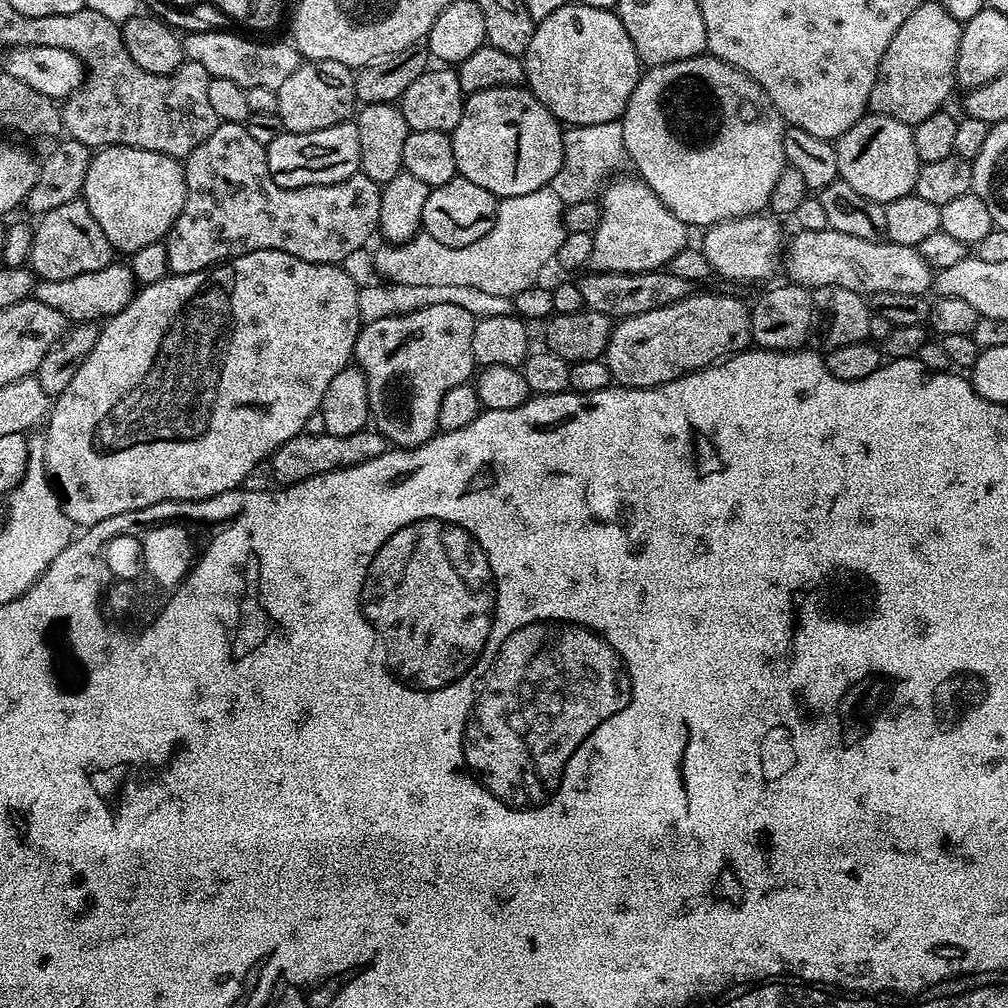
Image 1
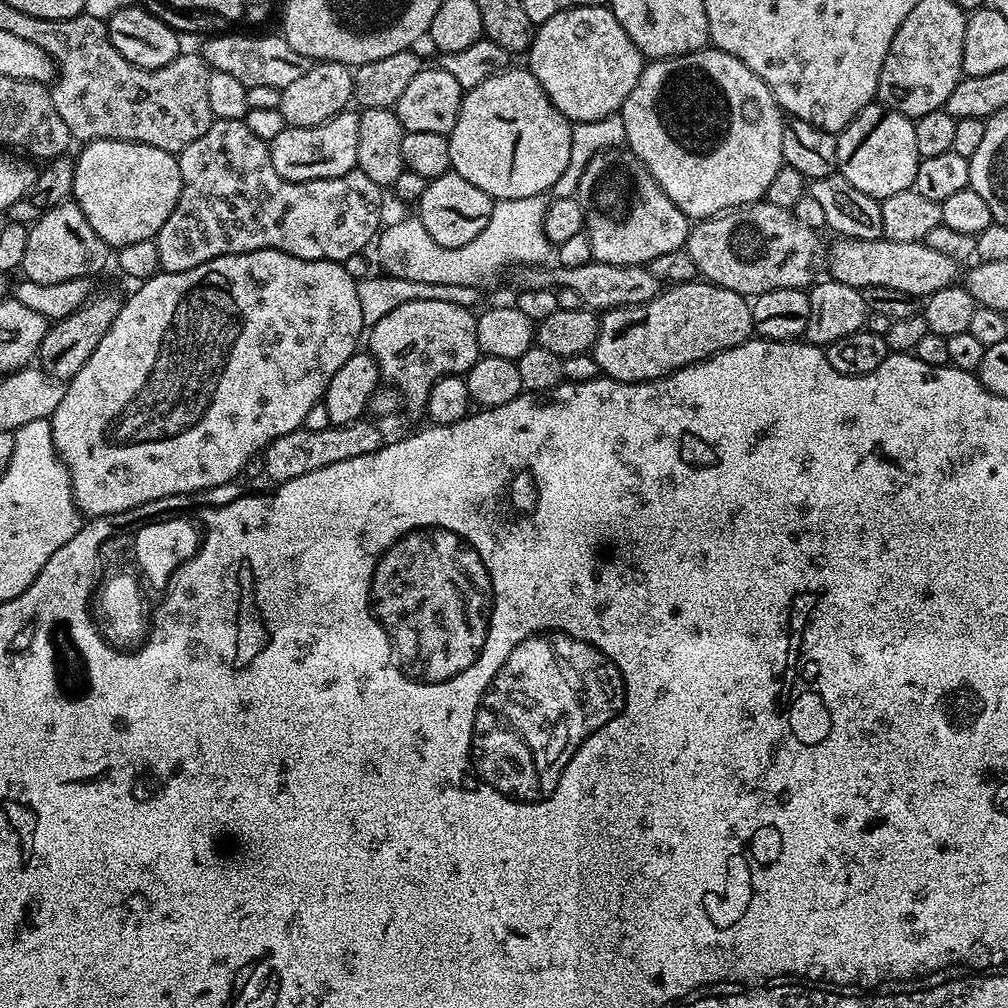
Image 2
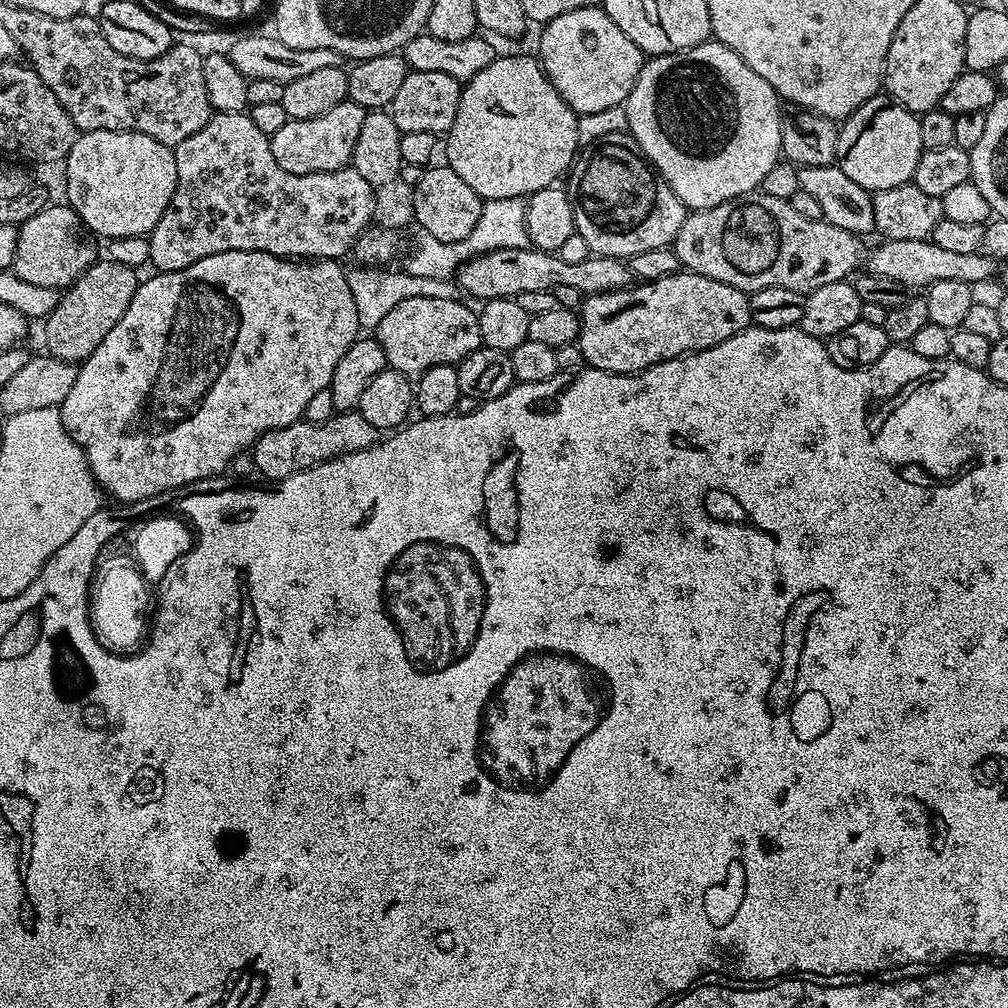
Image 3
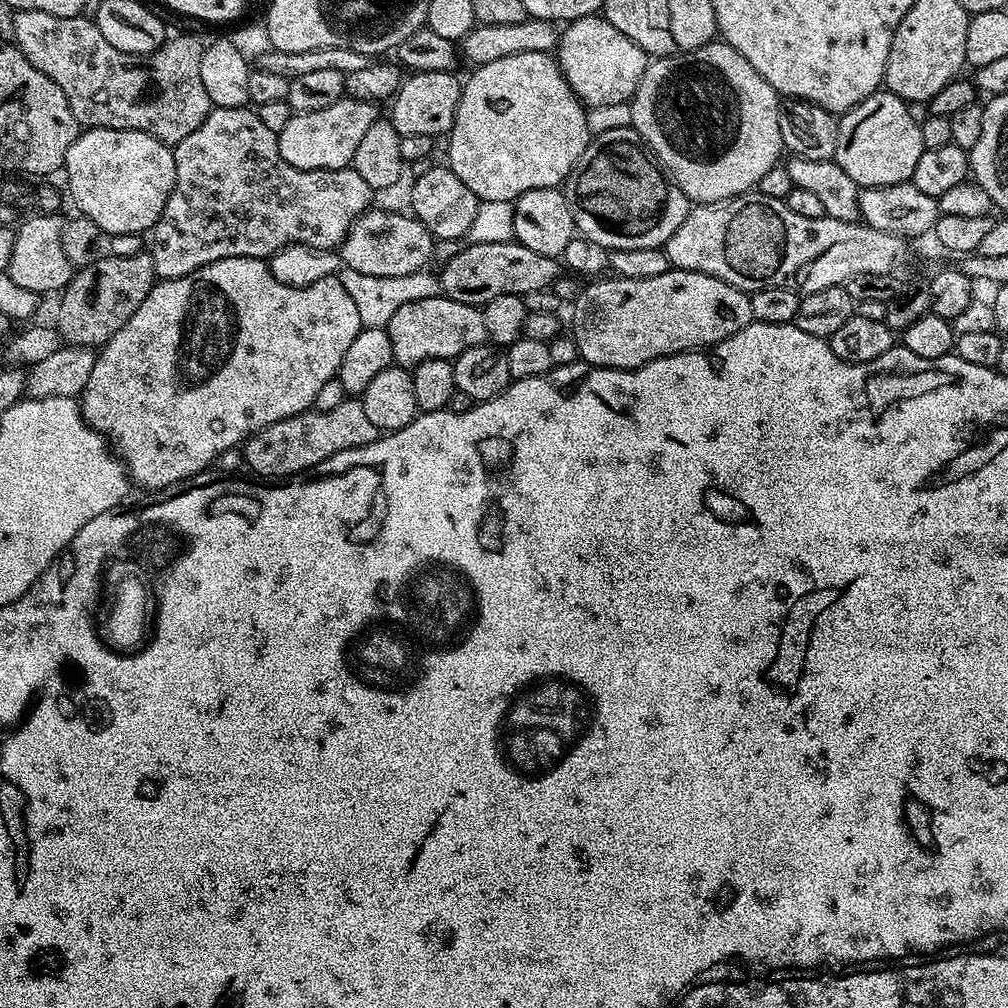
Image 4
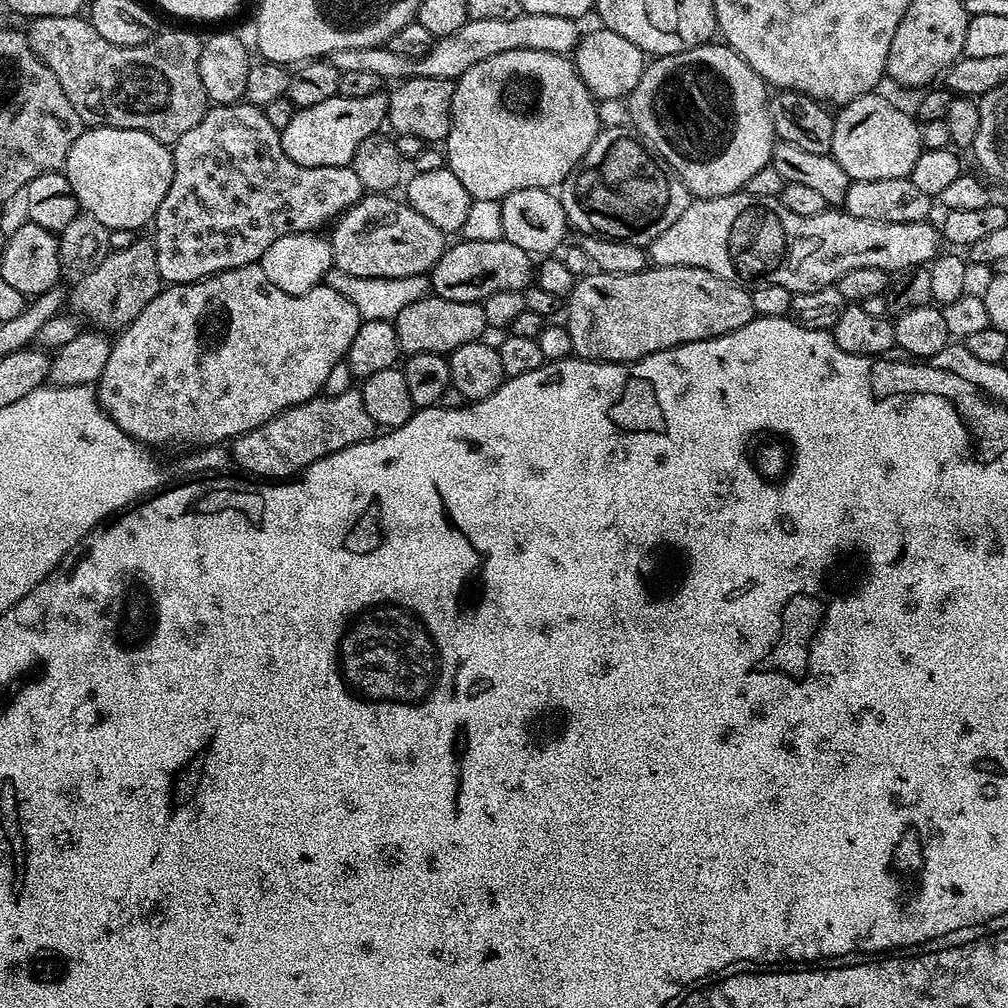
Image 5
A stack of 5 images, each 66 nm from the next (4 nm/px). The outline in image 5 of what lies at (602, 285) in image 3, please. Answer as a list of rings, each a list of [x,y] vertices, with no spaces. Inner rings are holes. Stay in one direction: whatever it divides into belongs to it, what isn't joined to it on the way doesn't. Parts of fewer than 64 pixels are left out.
[[[503,238],[490,242],[457,240],[457,244],[449,243],[445,247],[431,270],[430,288],[435,295],[450,302],[478,304],[490,298],[490,294],[499,294],[501,290],[523,292],[533,283],[534,260],[530,253],[522,250],[522,246],[514,246],[514,242]]]

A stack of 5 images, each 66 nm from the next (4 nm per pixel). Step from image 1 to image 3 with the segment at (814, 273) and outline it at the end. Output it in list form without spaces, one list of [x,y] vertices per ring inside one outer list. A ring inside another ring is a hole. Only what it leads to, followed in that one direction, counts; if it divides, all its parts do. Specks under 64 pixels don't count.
[[[931,239],[915,240],[914,242],[884,240],[873,252],[871,249],[867,253],[866,268],[871,275],[878,278],[890,278],[893,282],[901,284],[905,290],[912,290],[912,288],[924,290],[929,284],[942,282],[942,280],[966,282],[973,286],[979,286],[983,280],[988,280],[995,274],[998,264],[997,261],[986,258],[980,252],[957,254],[941,250],[932,244]]]

